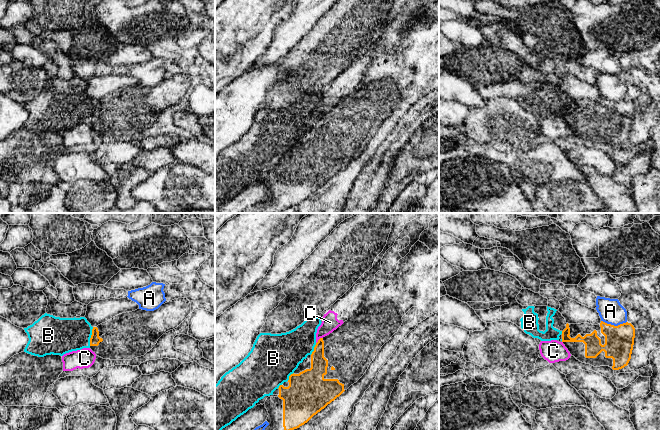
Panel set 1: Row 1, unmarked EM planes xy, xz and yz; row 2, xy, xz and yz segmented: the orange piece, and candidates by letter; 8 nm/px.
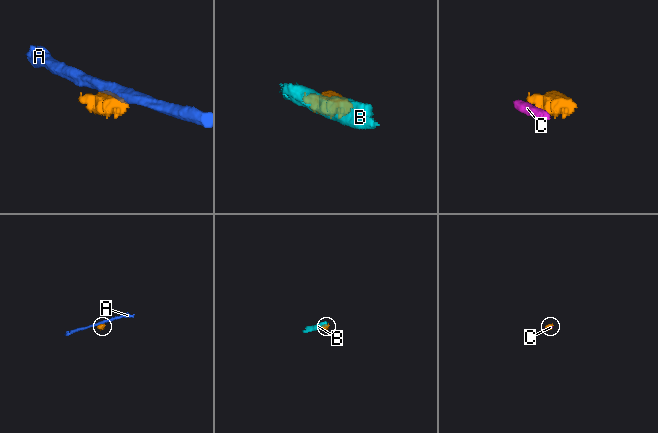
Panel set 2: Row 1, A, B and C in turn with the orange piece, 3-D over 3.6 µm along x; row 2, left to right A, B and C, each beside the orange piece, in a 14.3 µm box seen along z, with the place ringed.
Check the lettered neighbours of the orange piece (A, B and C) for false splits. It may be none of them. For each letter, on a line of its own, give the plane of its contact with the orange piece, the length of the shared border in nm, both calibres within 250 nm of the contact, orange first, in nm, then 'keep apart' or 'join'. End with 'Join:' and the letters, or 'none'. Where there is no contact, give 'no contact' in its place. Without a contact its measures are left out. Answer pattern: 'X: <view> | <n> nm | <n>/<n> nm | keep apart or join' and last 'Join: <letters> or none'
A: yz | 200 nm | 240/190 nm | keep apart
B: xy | 160 nm | 80/280 nm | keep apart
C: xz | 80 nm | 140/130 nm | keep apart
Join: none

